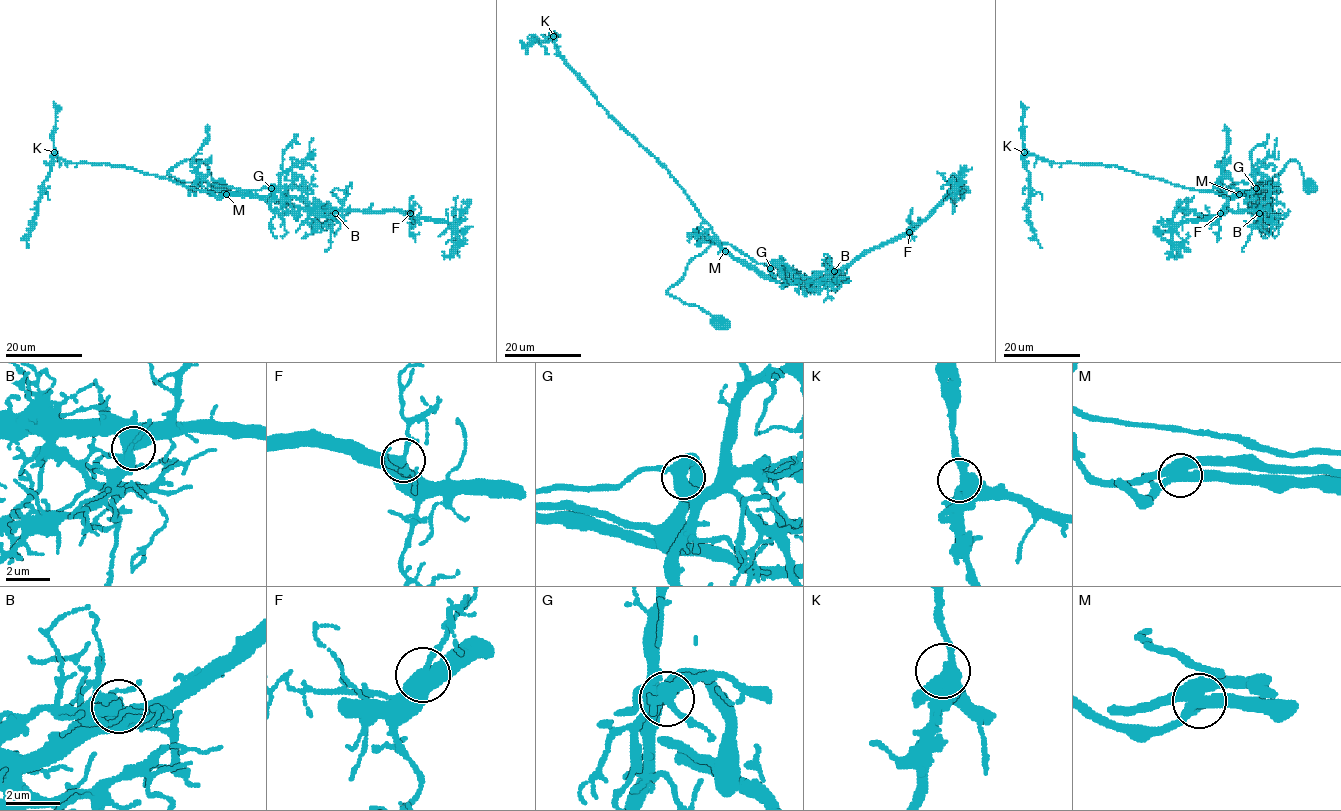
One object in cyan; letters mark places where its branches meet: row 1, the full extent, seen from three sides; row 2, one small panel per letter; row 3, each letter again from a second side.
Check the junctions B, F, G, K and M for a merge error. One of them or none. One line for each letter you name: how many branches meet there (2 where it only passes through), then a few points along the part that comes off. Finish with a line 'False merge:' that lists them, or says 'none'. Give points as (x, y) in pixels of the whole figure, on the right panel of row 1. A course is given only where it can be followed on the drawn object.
M: branches 3; course (1238, 194), (1228, 198), (1113, 165), (1051, 162), (1028, 155), (1028, 219), (1041, 247)
False merge: M

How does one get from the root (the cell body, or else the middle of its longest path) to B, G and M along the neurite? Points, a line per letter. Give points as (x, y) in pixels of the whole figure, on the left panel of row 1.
B: (217, 188), (200, 160), (182, 161), (168, 171), (180, 181), (243, 190), (272, 186), (275, 201), (335, 213)
G: (217, 188), (209, 167), (200, 160), (182, 161), (168, 171), (185, 182), (205, 182), (243, 190), (271, 188)
M: (217, 188), (200, 160), (182, 161), (168, 171), (180, 181), (243, 190), (272, 186), (266, 197), (226, 194)

